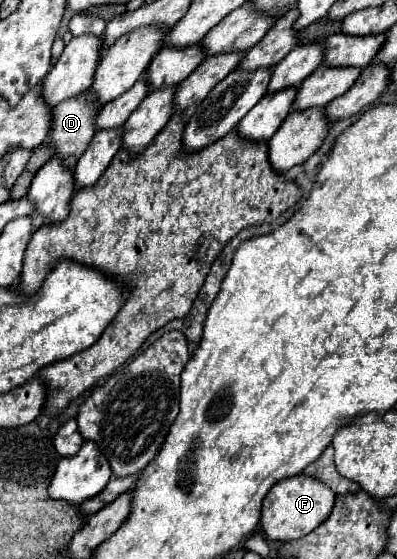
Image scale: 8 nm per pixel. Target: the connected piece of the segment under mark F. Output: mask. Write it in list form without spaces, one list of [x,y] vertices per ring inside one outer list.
[[[297,475],[283,479],[271,487],[267,497],[263,499],[263,515],[261,515],[261,527],[267,539],[271,541],[293,541],[301,539],[303,535],[311,533],[317,529],[327,517],[329,511],[333,509],[335,503],[335,493],[325,487],[325,483],[307,477],[307,475]]]

